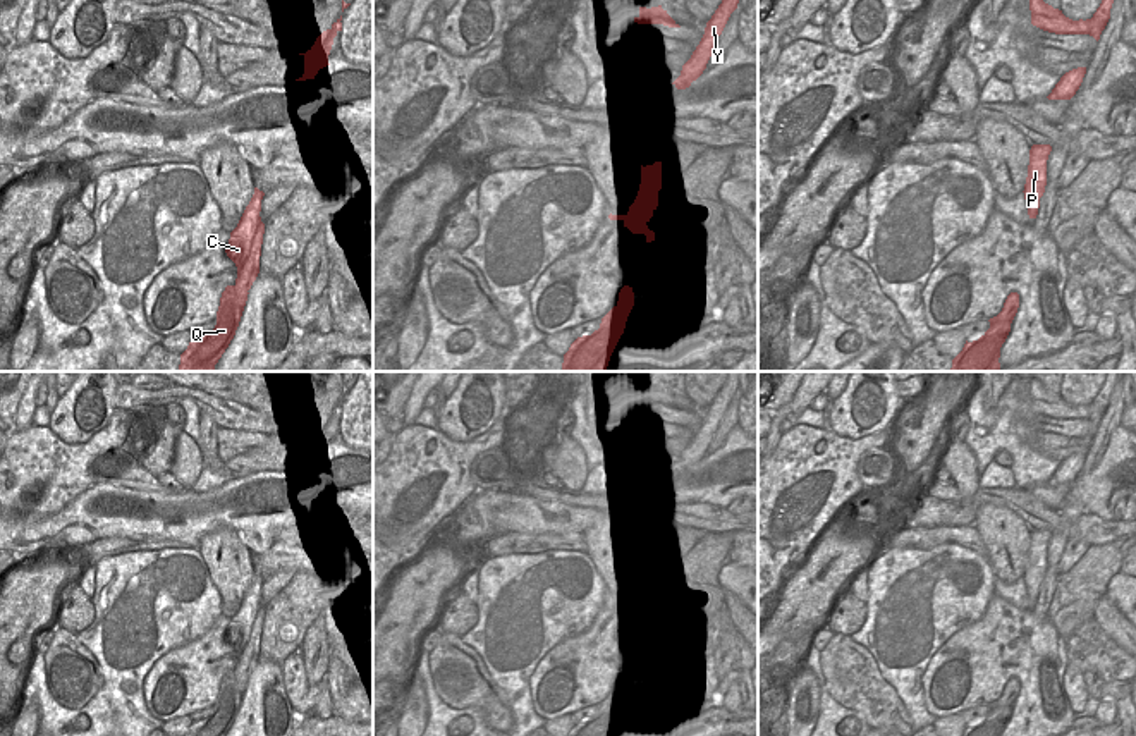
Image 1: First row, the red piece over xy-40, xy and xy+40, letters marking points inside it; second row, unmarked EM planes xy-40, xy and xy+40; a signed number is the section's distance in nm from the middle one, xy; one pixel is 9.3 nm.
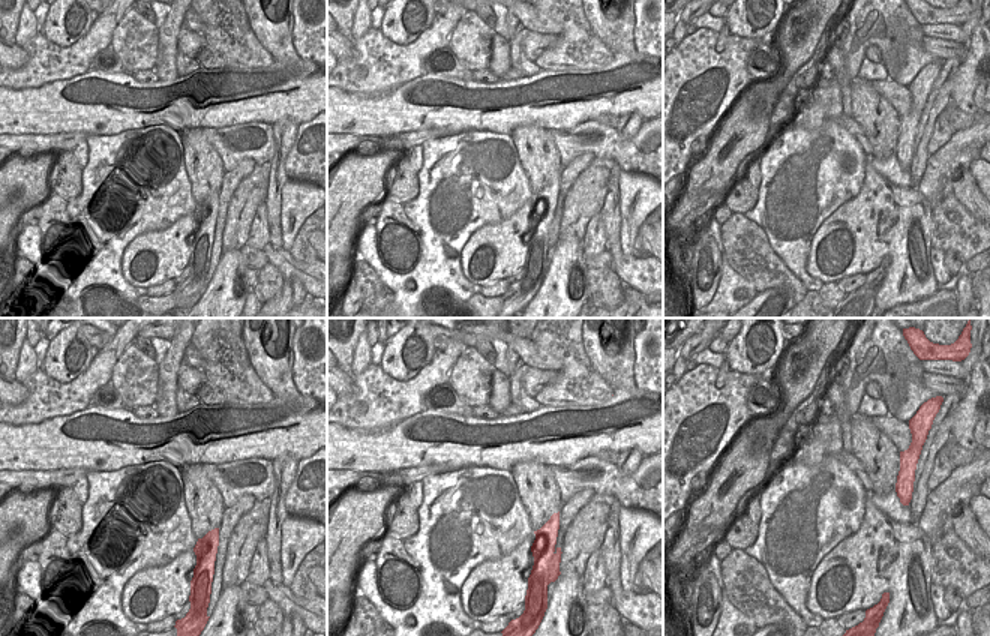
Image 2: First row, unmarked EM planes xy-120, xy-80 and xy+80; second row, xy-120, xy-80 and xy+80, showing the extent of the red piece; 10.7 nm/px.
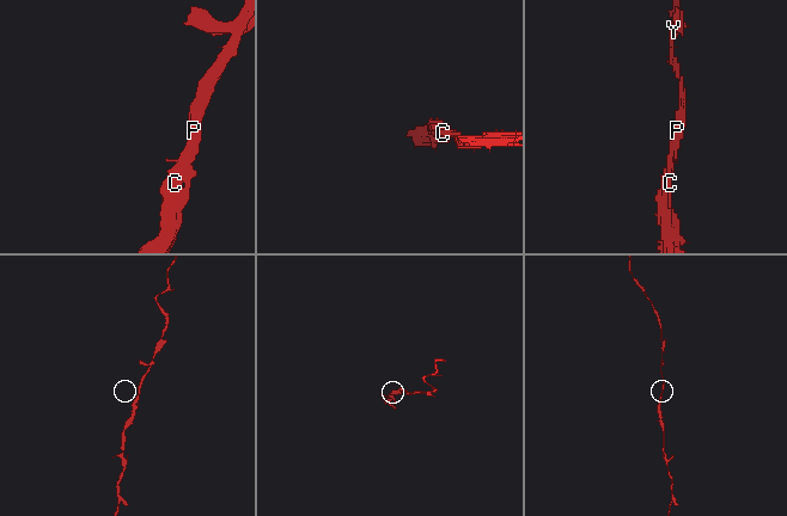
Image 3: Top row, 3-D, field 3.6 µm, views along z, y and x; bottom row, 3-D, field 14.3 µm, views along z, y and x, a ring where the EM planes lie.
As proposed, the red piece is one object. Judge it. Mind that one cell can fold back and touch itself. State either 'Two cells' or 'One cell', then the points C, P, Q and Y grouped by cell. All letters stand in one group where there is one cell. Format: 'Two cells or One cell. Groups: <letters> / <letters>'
One cell. Groups: C P Q Y

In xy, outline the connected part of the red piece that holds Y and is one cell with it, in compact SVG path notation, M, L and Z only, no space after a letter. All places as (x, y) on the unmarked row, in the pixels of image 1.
M727 371L725 383L706 408L705 420L693 437L691 444L682 451L681 461L672 468L677 475L686 475L696 466L712 442L712 437L722 420L730 399L737 394L739 389L739 373L741 371Z

